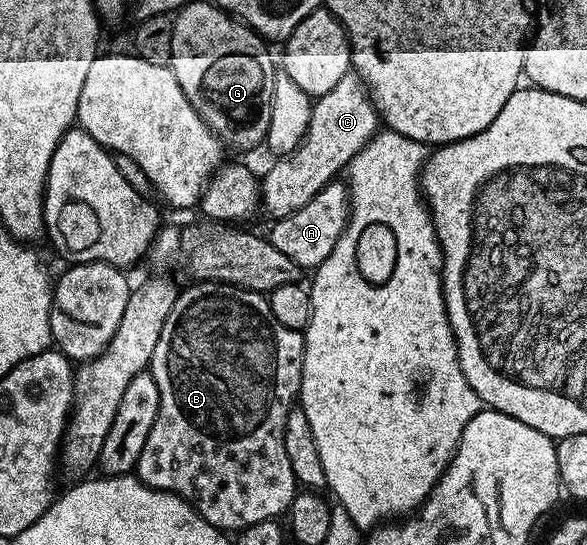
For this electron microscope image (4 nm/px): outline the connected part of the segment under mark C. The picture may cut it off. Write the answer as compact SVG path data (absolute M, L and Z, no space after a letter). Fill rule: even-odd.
M354 73L340 77L332 93L324 93L314 99L312 121L301 145L291 155L275 158L266 176L261 176L261 210L266 210L271 215L270 219L275 221L304 209L318 193L345 172L352 157L364 149L366 142L379 129L378 111L370 100L366 84Z

